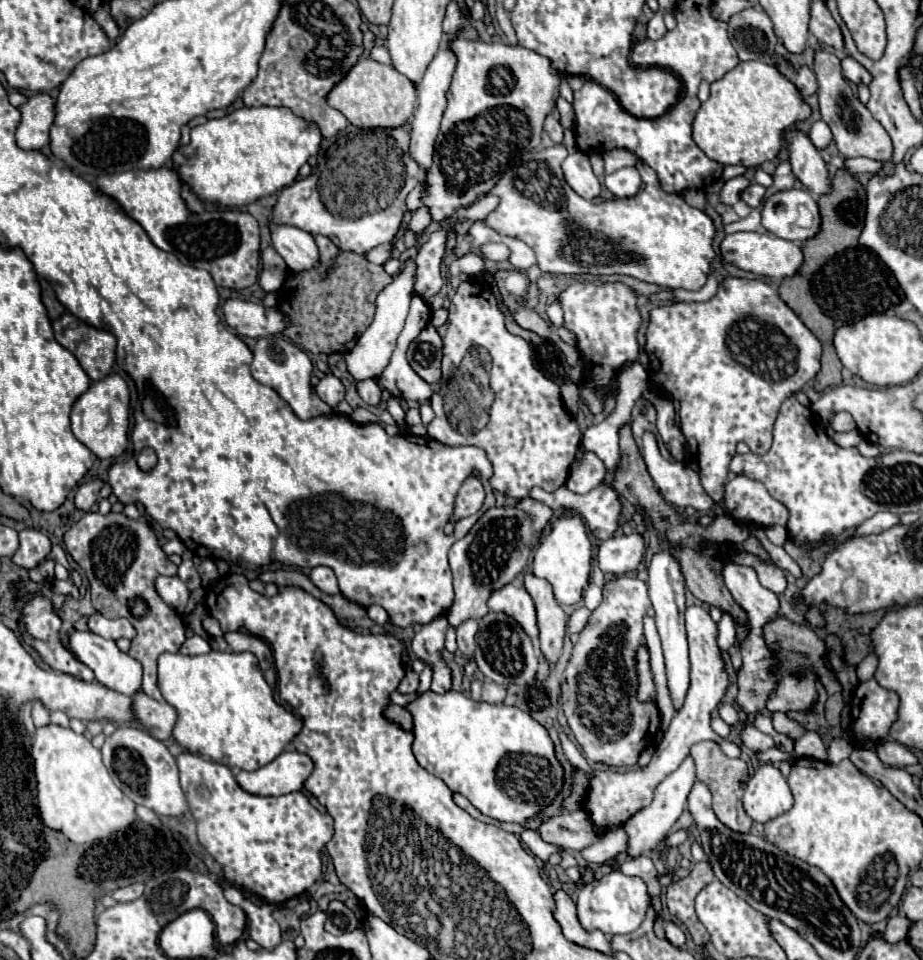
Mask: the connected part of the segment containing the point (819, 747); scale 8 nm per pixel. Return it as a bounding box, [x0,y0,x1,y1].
[795,731,827,761]

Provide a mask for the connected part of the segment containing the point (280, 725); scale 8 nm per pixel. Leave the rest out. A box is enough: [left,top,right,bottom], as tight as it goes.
[157,651,301,771]

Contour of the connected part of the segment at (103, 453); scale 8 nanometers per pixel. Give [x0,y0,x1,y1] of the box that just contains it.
[71,373,129,459]

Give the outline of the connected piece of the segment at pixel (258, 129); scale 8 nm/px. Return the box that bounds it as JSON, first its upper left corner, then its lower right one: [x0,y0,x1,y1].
[173,107,321,207]

